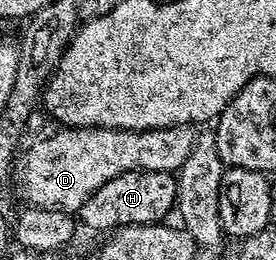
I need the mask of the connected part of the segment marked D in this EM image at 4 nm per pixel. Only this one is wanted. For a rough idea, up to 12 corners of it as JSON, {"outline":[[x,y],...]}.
{"outline":[[191,126],[59,128],[18,163],[35,208],[77,212],[130,170],[178,172]]}

